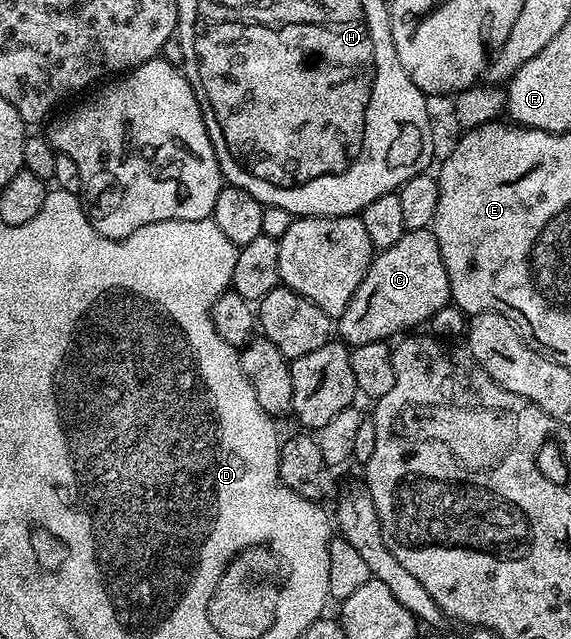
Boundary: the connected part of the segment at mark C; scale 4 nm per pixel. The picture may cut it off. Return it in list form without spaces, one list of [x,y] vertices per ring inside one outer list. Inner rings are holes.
[[[430,228],[407,230],[401,236],[401,240],[393,244],[393,248],[385,248],[372,257],[361,284],[357,284],[357,292],[353,292],[349,304],[337,320],[338,337],[351,348],[370,342],[394,339],[404,332],[414,331],[411,329],[421,325],[422,322],[423,325],[430,323],[431,317],[448,305],[450,297],[449,276],[445,272],[445,260],[441,260],[441,248],[437,244],[435,231]]]

